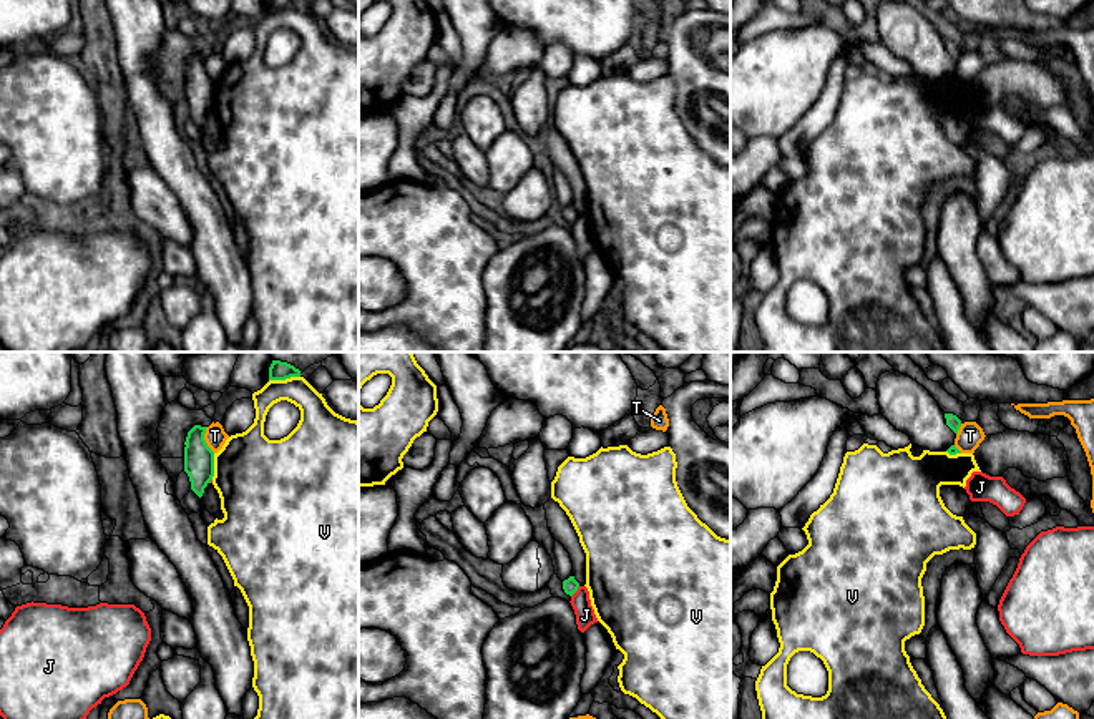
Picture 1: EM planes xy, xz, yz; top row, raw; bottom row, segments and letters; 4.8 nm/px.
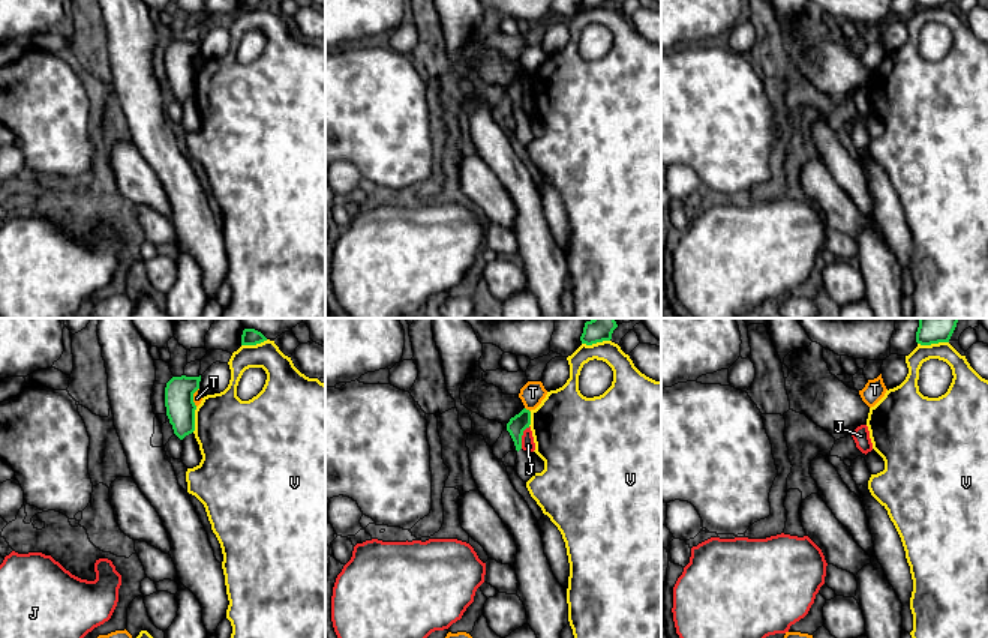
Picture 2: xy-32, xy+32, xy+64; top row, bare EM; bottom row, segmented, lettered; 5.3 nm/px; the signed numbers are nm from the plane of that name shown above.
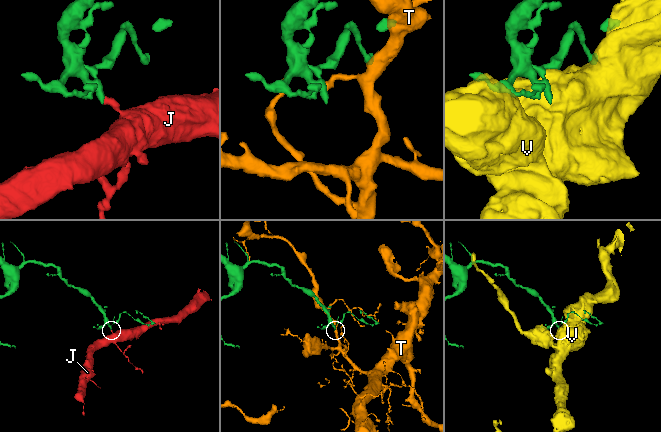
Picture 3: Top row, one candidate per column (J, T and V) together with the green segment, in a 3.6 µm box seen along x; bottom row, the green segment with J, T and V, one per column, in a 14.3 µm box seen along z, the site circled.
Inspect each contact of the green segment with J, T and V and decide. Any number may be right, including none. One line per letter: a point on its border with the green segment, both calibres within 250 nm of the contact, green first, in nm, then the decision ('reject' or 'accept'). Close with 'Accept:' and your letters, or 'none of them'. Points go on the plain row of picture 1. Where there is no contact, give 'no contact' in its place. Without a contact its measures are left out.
J: meets green in xz at (576, 218); 70 nm thick on the green side, 100 nm on the other; reject
T: meets green in xy at (205, 68); 140 nm thick on the green side, 100 nm on the other; reject
V: meets green in xy at (213, 95); 140 nm thick on the green side, 420 nm on the other; reject
Accept: none of them

